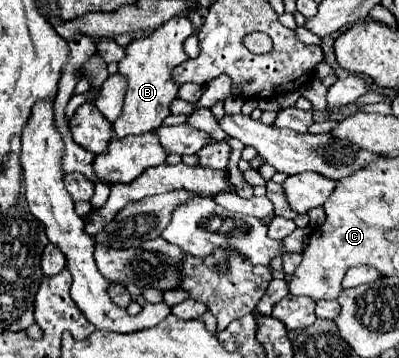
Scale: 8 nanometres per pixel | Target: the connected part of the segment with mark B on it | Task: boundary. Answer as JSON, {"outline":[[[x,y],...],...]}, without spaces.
{"outline":[[[175,16],[163,26],[159,26],[151,36],[135,40],[127,46],[125,60],[119,62],[119,72],[127,78],[127,94],[121,116],[113,122],[117,138],[129,134],[145,134],[157,130],[163,120],[171,114],[171,102],[177,98],[179,84],[173,82],[173,70],[187,60],[183,52],[183,42],[193,34],[193,24],[185,16]]]}

